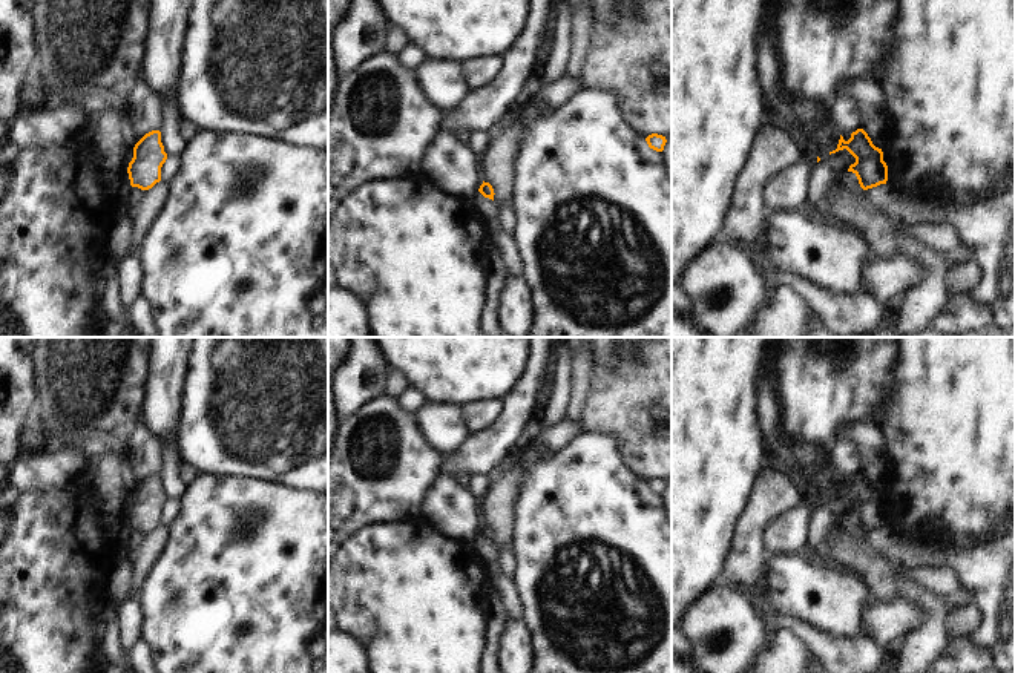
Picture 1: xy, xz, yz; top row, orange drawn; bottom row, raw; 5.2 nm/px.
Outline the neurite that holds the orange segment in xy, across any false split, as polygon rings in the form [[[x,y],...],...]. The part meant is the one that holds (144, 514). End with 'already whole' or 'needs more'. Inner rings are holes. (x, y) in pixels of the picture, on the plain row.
[[[161,475],[146,477],[133,491],[133,501],[129,506],[127,517],[132,530],[141,533],[152,532],[161,524],[161,510],[167,503],[161,486]]]; already whole

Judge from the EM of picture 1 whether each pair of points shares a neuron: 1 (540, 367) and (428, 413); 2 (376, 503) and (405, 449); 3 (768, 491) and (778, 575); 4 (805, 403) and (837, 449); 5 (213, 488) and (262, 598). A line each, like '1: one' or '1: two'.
1: two
2: one
3: two
4: two
5: one

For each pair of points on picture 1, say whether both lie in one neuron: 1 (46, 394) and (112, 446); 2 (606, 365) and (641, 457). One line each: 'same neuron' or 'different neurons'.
1: different neurons
2: same neuron

